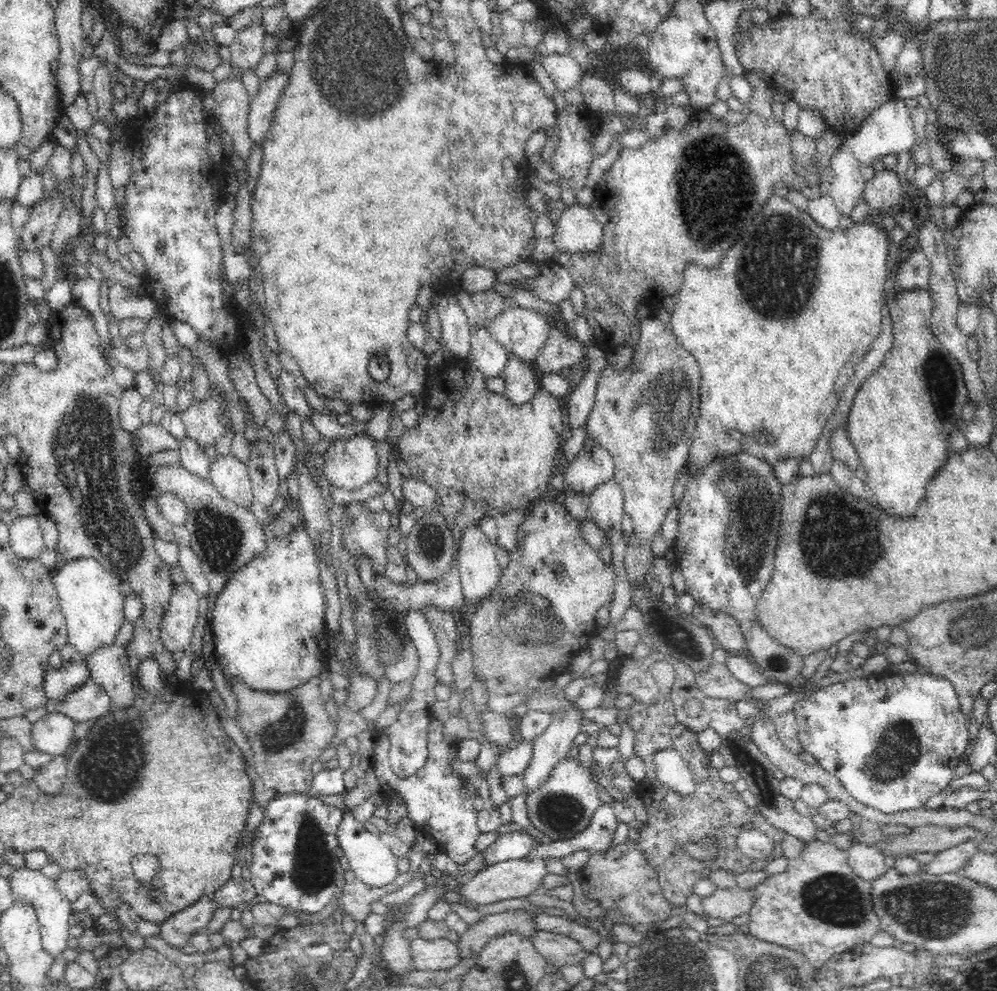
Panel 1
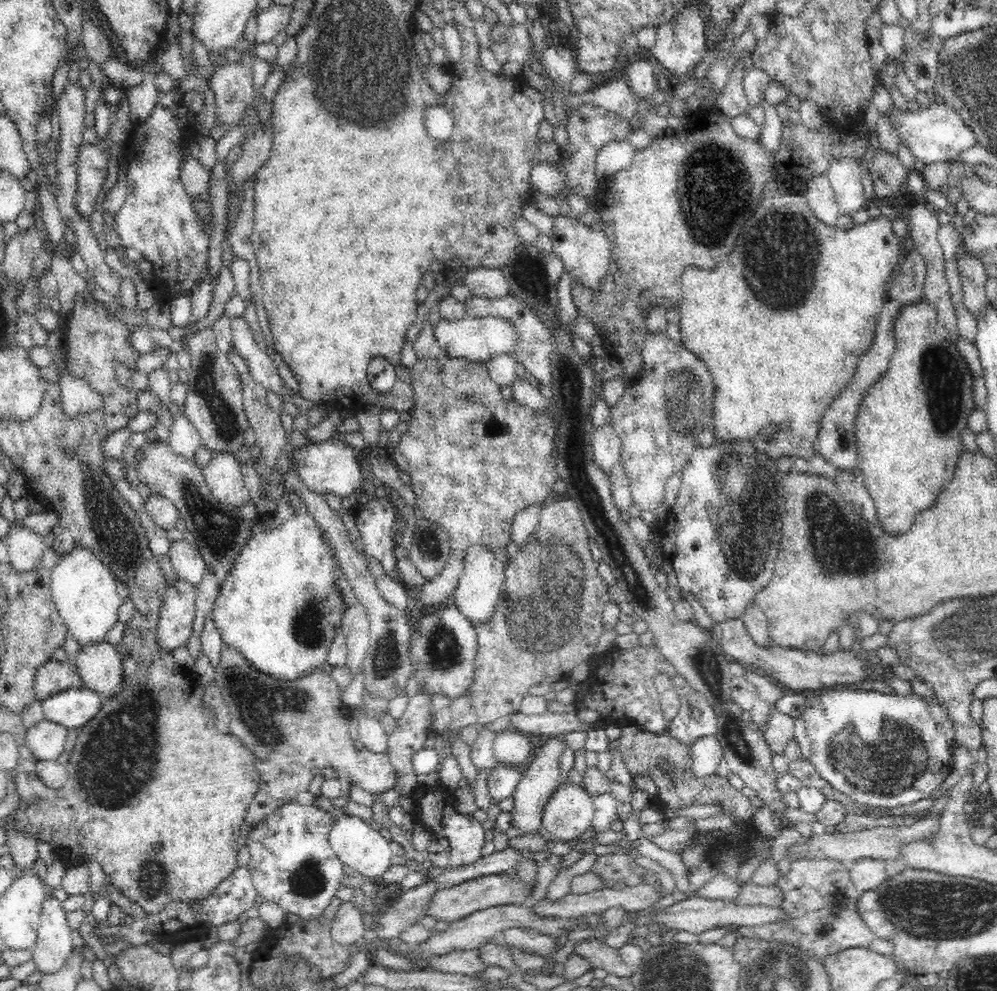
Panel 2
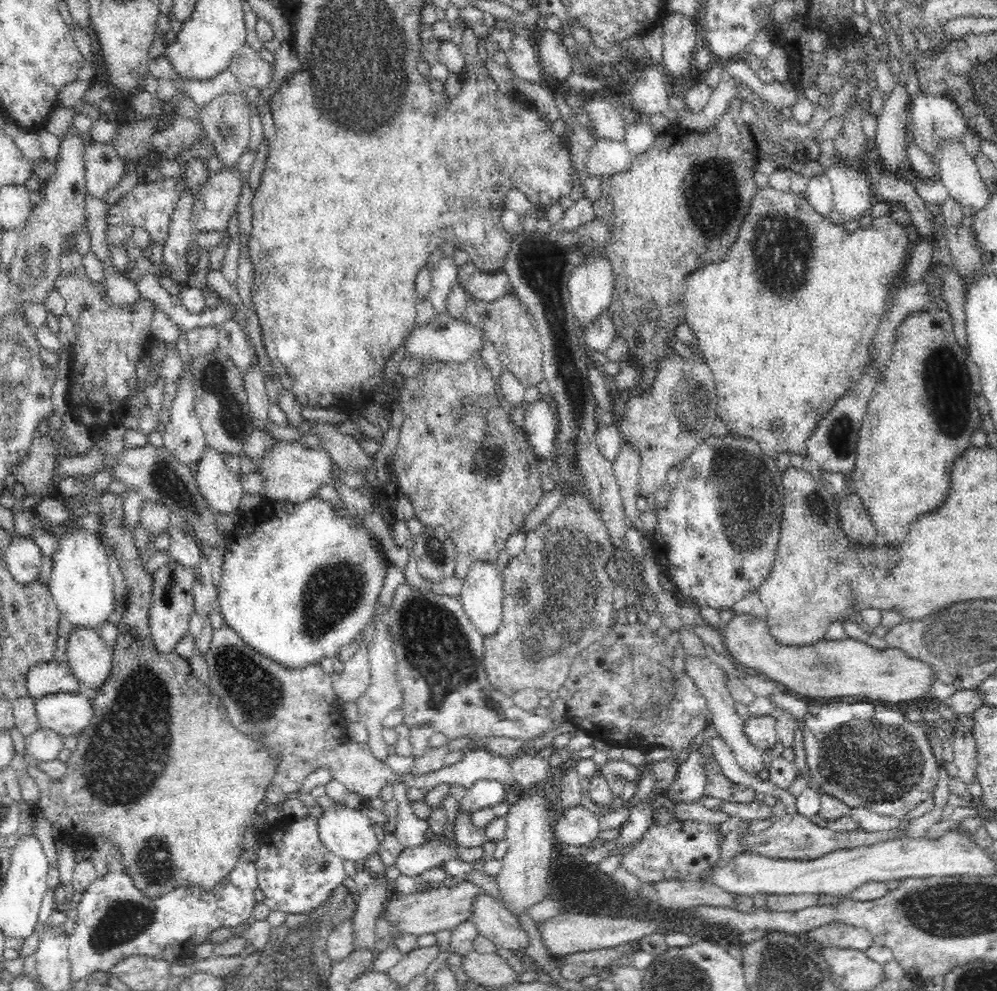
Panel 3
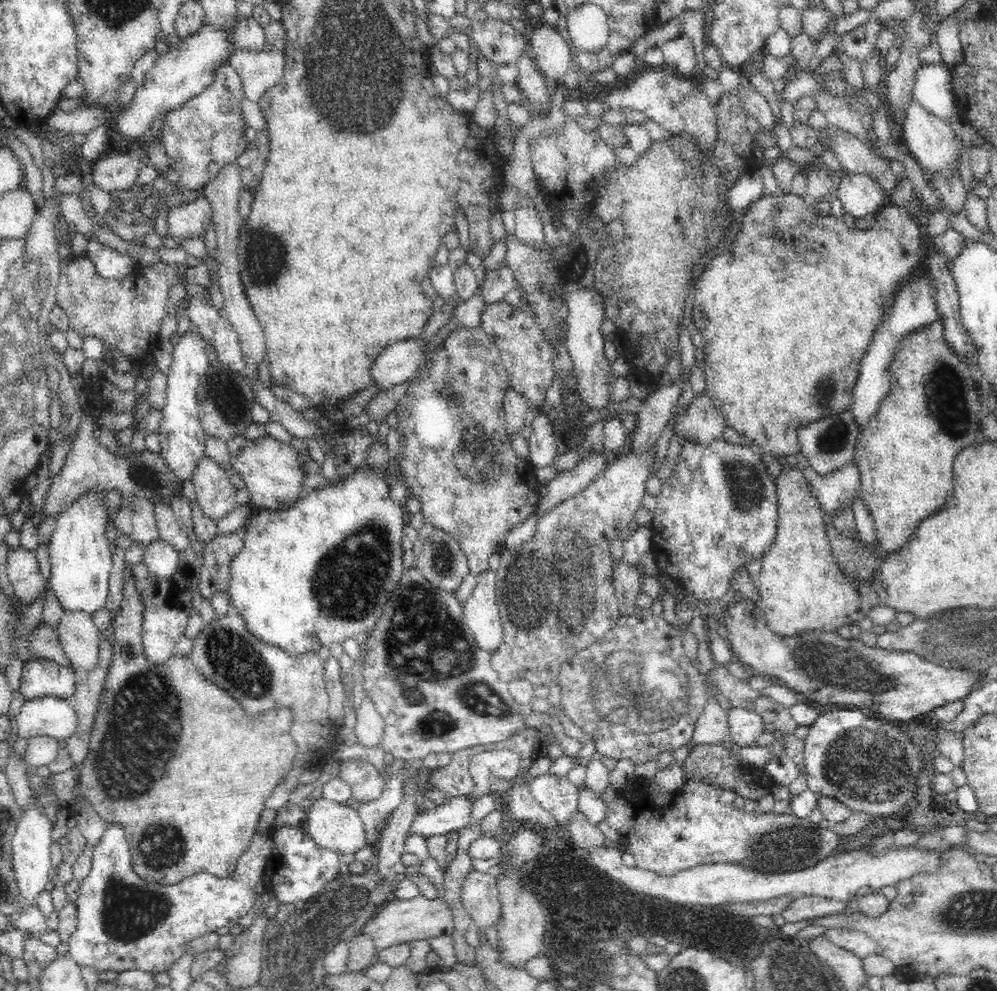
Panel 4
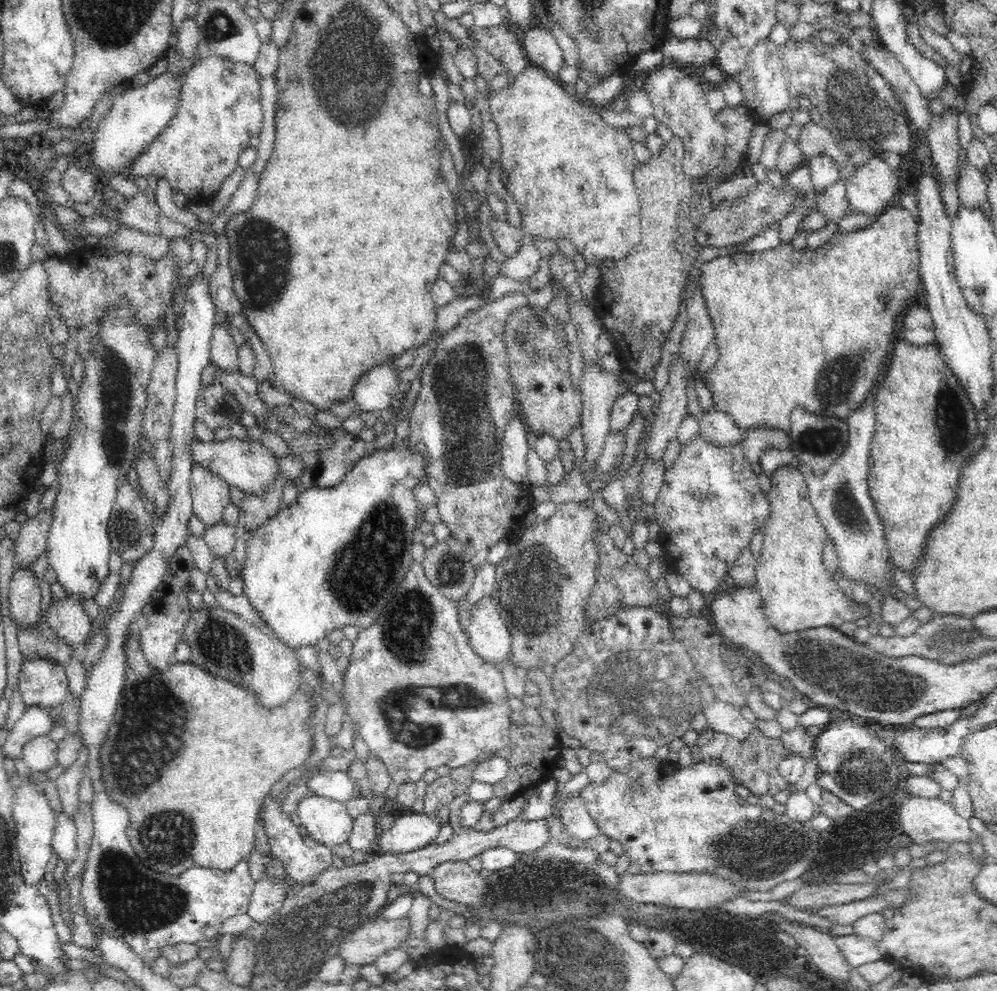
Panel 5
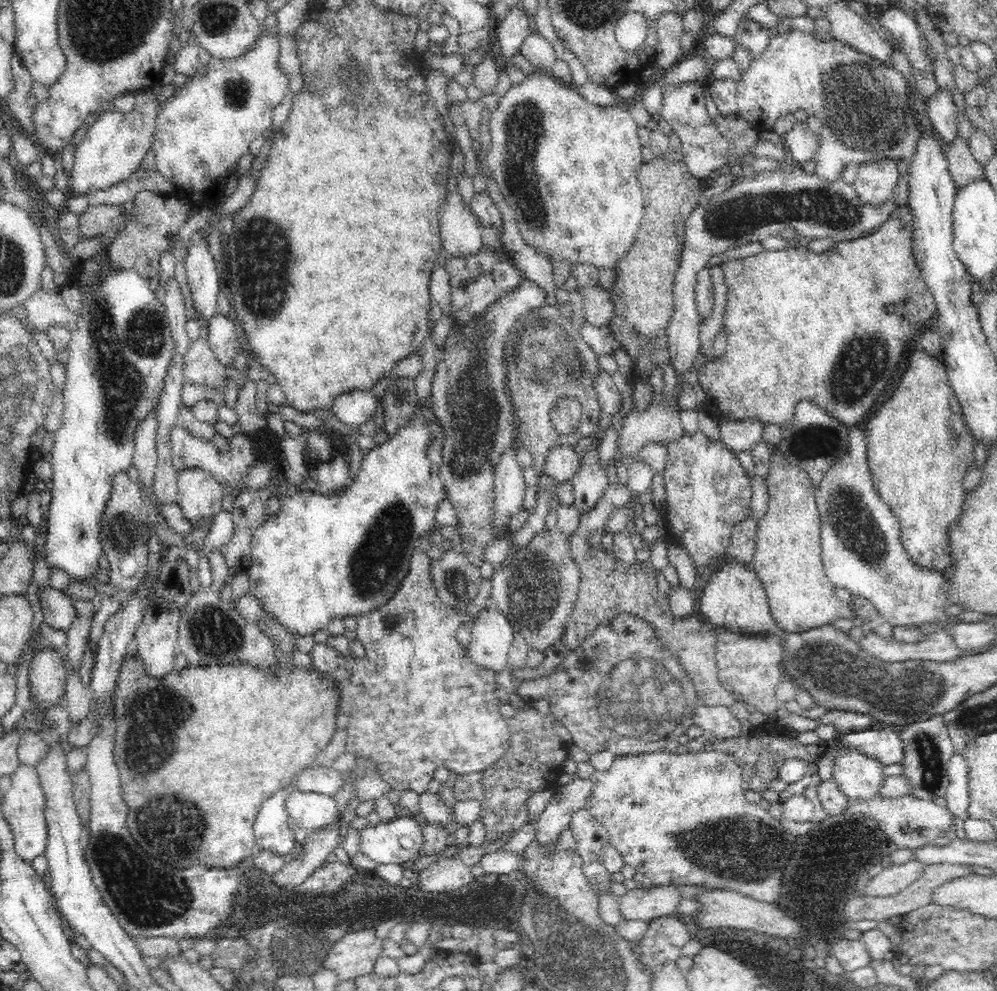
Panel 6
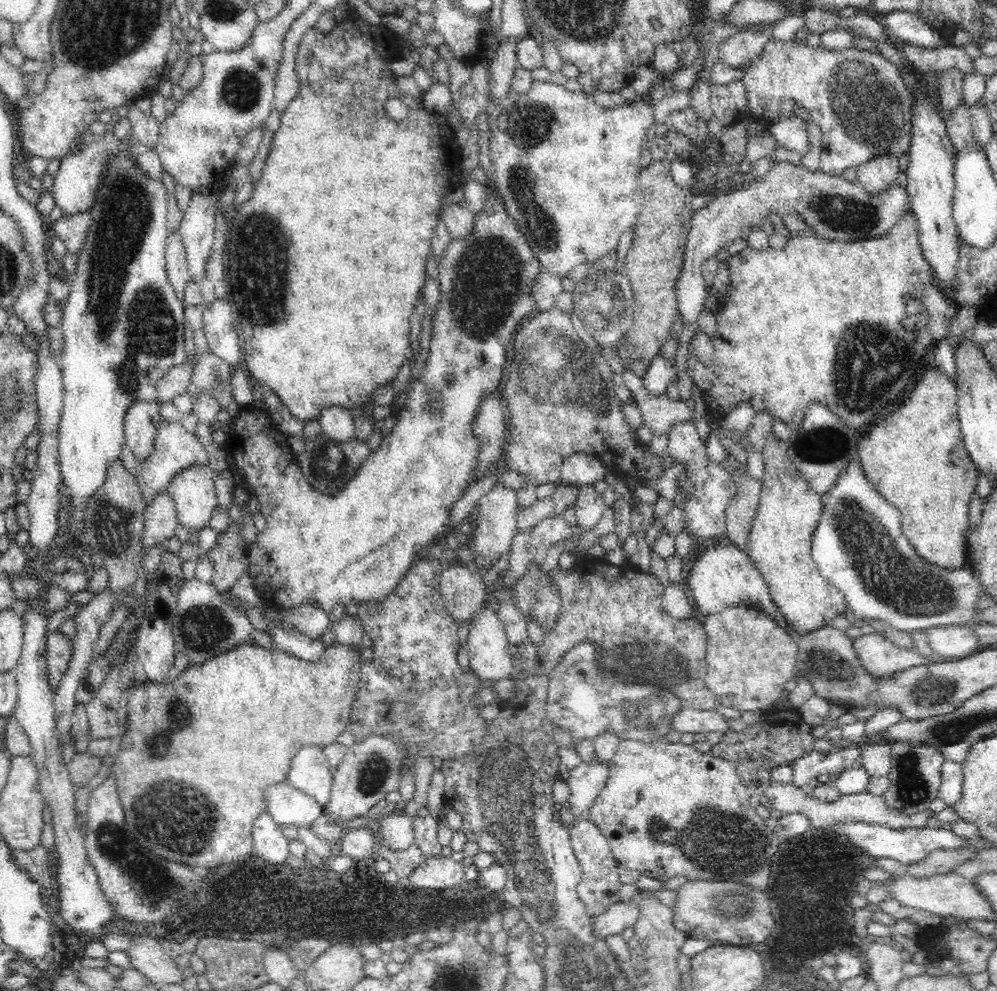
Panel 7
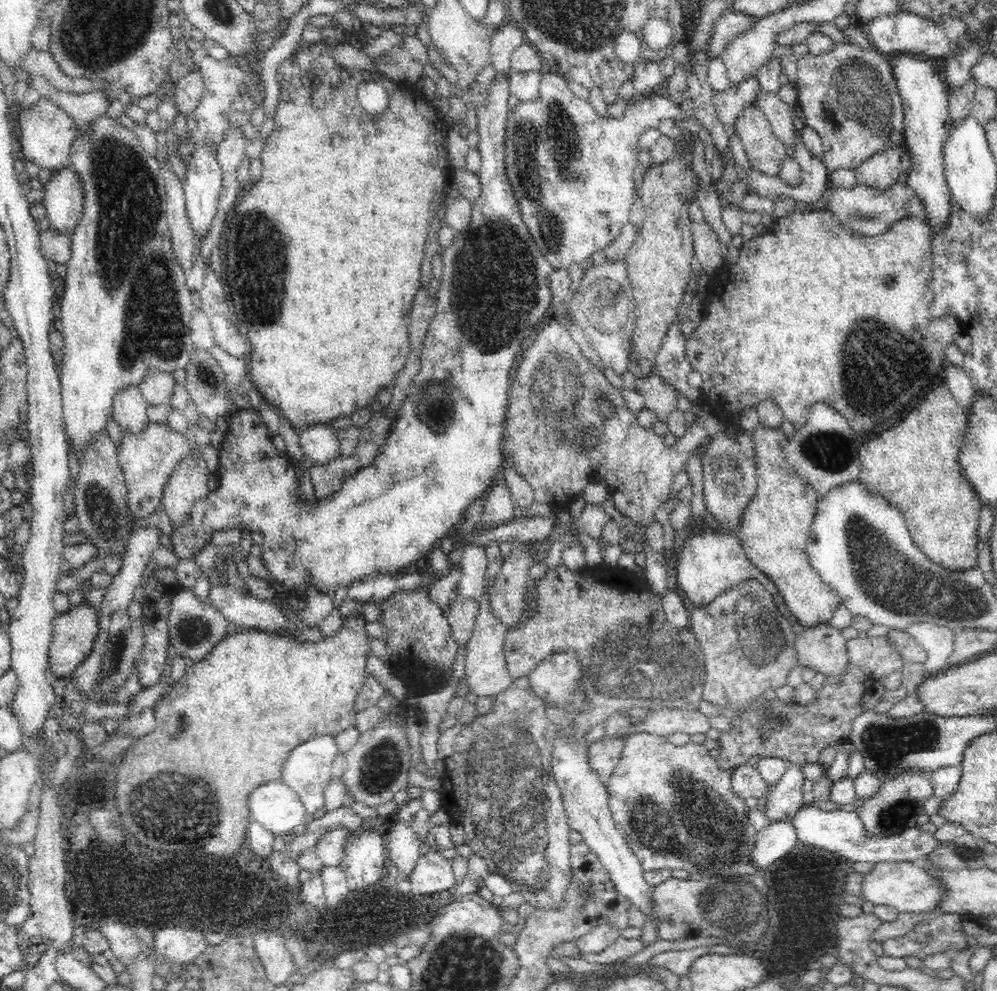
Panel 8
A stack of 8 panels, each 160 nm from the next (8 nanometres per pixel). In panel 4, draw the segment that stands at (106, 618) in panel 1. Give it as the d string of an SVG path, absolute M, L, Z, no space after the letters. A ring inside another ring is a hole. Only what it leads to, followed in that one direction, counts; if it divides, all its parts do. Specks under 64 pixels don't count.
M87 490L57 518L49 542L51 576L48 579L54 596L66 612L84 610L93 614L104 608L113 566L113 543L106 536L109 507L107 492Z

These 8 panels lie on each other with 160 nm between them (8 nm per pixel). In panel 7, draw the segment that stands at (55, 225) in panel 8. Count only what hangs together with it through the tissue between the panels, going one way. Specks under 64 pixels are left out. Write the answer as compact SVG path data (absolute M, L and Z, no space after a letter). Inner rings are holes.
M105 132L103 136L101 137L94 137L95 139L90 145L84 145L82 148L76 152L71 152L66 158L63 158L60 162L60 166L58 168L58 171L56 172L56 175L53 176L54 178L54 184L51 189L51 193L53 194L53 200L56 203L56 206L64 212L64 216L74 216L74 214L82 214L84 212L89 212L91 209L91 206L93 205L93 200L96 196L96 191L98 190L99 184L101 183L101 174L103 173L103 168L105 167L105 162L112 156L115 155L115 152L117 151L117 146L120 144L120 142L123 142L123 144L131 144L131 141L135 141L134 139L131 139L130 141L118 141L112 133Z

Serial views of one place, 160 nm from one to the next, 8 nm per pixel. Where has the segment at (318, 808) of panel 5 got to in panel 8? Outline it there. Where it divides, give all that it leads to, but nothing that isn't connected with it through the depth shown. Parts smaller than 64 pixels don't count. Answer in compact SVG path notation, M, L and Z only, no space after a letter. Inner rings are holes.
M280 780L271 782L248 794L250 822L257 822L275 837L300 831L308 816L302 801L288 786L280 784Z

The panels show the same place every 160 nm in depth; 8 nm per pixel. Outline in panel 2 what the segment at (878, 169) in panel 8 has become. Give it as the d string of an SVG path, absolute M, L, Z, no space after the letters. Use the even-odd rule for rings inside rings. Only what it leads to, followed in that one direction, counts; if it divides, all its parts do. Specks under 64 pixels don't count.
M850 157L834 159L826 170L832 183L839 214L850 216L866 208L867 200L861 177L861 168L857 160Z

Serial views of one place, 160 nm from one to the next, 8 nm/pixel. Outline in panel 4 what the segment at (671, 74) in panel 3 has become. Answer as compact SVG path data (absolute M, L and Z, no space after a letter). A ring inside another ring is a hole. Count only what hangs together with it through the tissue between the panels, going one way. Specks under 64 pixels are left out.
M680 35L659 46L664 54L664 68L678 76L690 74L698 68L694 43L687 35Z

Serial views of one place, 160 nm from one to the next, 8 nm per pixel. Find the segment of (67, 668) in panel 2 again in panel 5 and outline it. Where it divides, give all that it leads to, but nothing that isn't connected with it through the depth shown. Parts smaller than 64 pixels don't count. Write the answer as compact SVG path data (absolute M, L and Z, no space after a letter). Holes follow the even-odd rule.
M36 657L22 664L19 692L27 708L40 706L56 710L68 698L65 668L48 657Z

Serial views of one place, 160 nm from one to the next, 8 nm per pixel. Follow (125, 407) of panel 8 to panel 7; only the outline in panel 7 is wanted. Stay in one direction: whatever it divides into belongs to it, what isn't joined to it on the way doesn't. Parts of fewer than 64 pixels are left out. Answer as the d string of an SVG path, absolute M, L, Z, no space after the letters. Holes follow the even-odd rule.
M135 400L124 415L125 444L135 458L146 458L153 451L158 425L163 421L157 401Z

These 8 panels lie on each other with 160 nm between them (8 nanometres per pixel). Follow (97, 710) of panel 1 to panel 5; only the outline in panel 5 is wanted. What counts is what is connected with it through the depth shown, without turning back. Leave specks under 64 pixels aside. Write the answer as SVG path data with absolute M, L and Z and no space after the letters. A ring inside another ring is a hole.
M32 706L25 708L21 717L15 722L7 735L6 742L2 744L2 757L6 760L23 758L24 745L38 735L46 735L52 726L58 722L56 710Z

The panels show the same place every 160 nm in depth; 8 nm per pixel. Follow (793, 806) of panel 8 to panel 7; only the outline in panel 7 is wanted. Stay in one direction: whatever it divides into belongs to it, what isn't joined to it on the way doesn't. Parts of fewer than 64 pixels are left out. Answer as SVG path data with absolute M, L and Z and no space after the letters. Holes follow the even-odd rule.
M844 743L839 750L830 753L820 753L816 750L804 757L792 762L791 785L796 788L804 788L808 785L810 778L818 778L820 774L829 773L830 776L838 775L844 769L852 767L854 762L860 758L859 750L868 744Z

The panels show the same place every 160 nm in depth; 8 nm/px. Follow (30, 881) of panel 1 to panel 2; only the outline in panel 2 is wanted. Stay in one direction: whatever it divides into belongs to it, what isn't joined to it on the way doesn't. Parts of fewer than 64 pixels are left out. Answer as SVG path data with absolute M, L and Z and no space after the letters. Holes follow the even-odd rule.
M50 892L44 900L40 926L33 952L37 970L44 974L60 973L72 954L74 944L70 937L67 912Z

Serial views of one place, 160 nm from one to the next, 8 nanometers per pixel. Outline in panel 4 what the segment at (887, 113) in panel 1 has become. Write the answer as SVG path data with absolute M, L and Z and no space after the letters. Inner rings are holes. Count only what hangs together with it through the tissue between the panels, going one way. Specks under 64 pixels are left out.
M922 64L916 70L912 84L912 94L918 103L946 122L954 116L960 116L952 85L952 72L952 68L945 64Z

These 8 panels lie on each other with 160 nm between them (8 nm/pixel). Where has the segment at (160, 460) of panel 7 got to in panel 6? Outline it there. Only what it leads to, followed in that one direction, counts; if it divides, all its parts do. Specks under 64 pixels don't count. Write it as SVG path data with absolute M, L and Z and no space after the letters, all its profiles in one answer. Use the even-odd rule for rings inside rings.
M172 425L169 428L169 452L171 452L171 466L176 473L190 468L200 468L210 472L222 485L230 485L232 489L239 489L239 482L247 478L256 458L252 447L252 439L243 432L233 435L229 439L230 449L222 452L217 446L210 442L204 442L201 438L192 436L180 425Z

